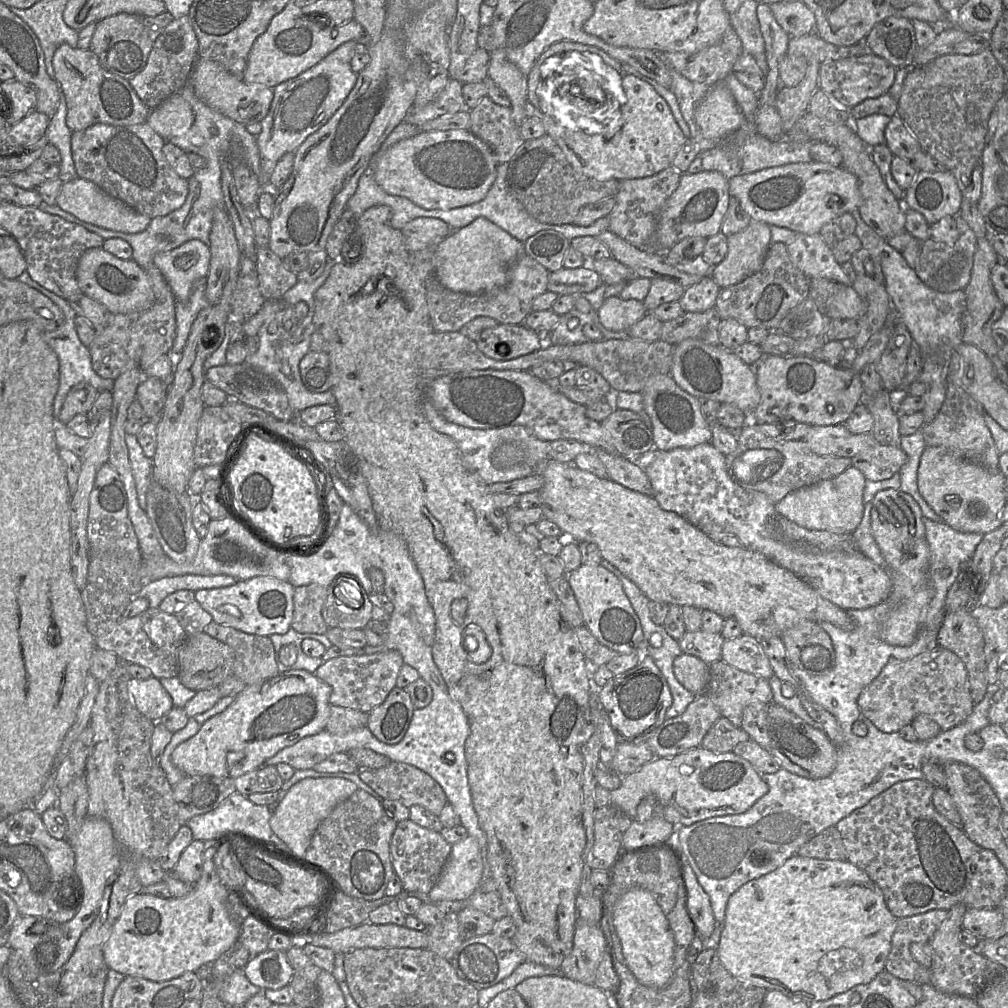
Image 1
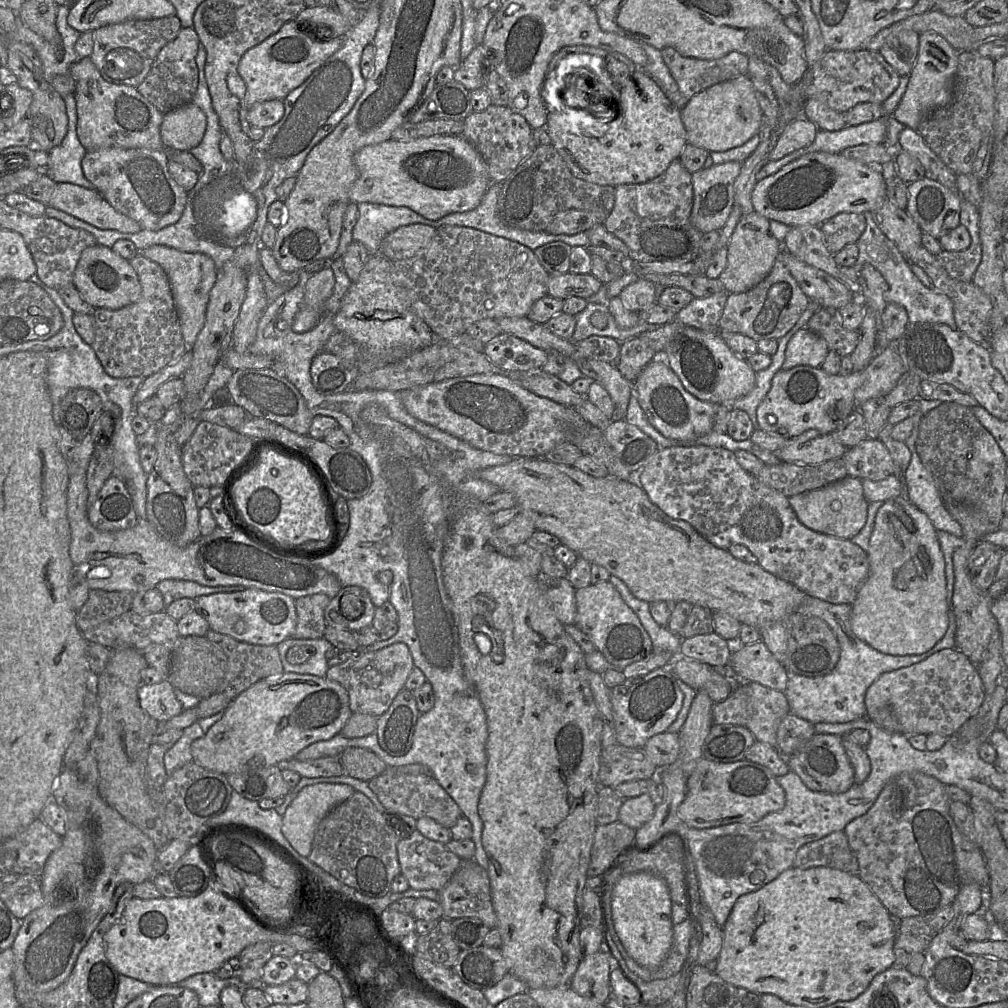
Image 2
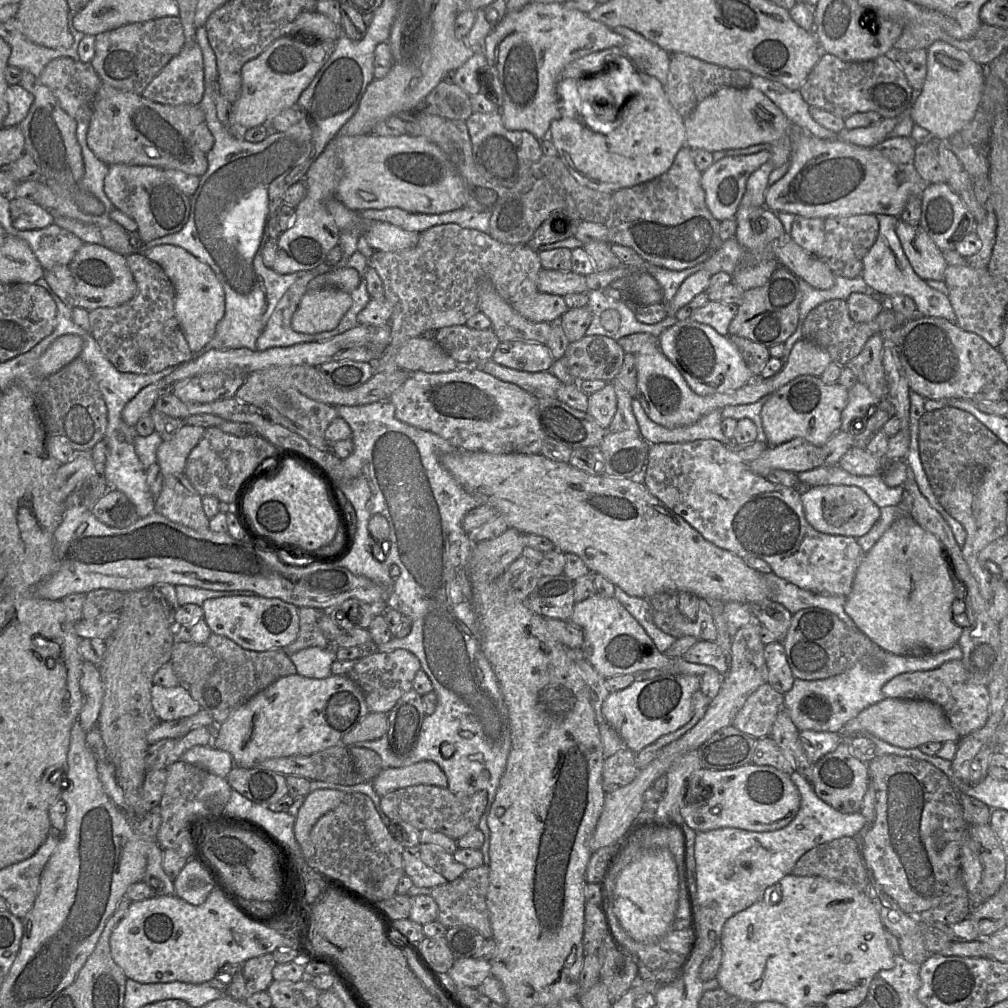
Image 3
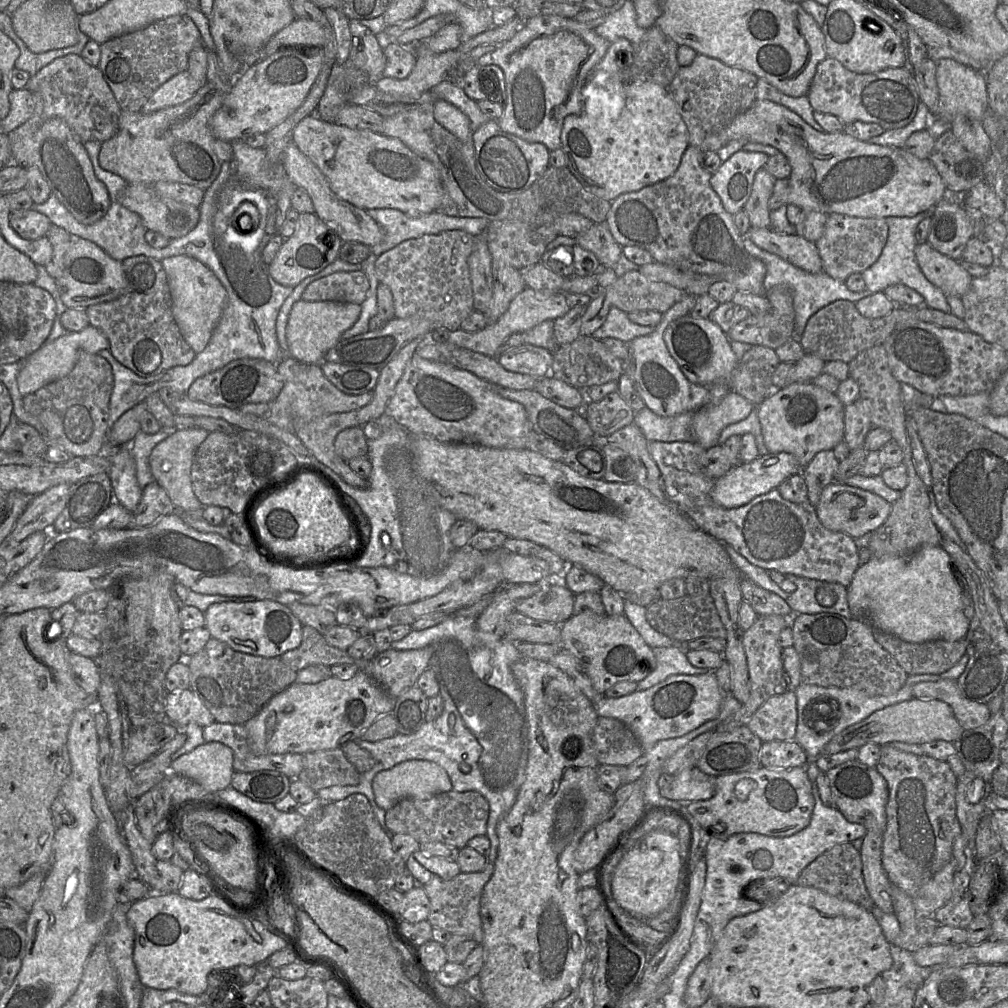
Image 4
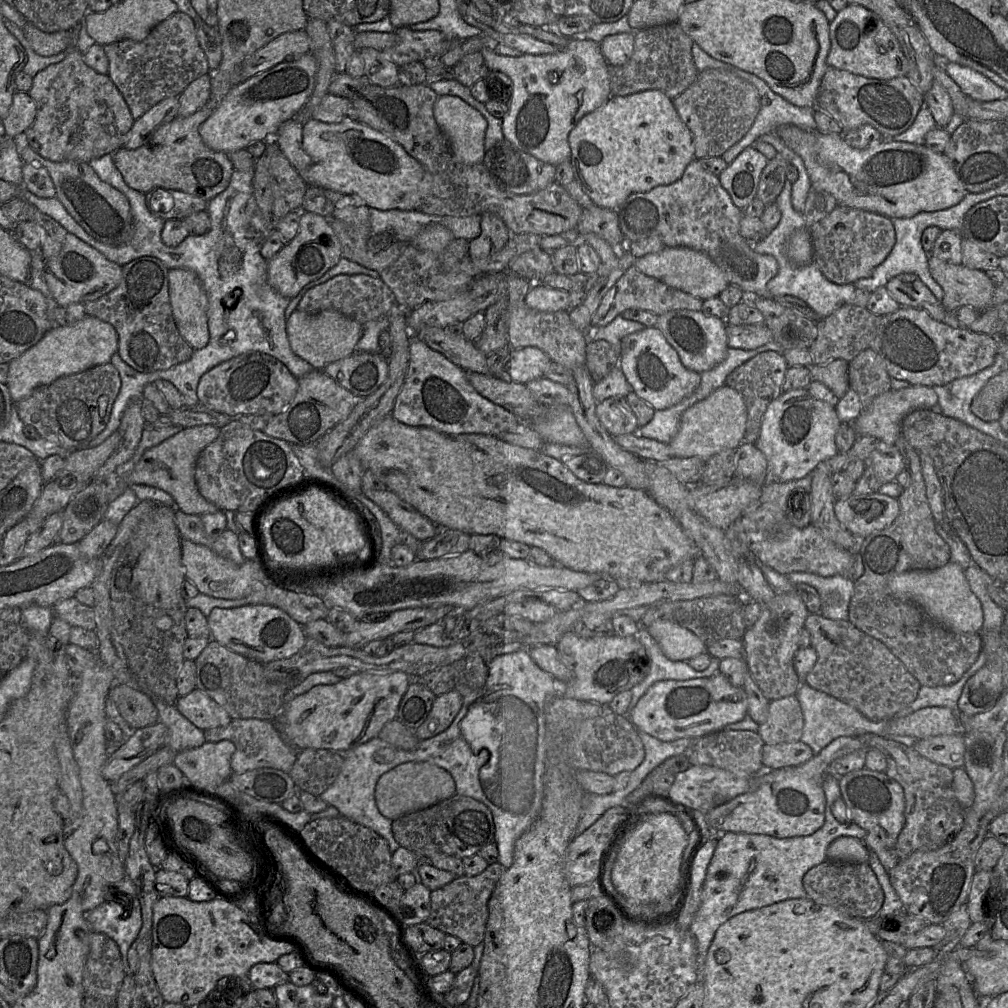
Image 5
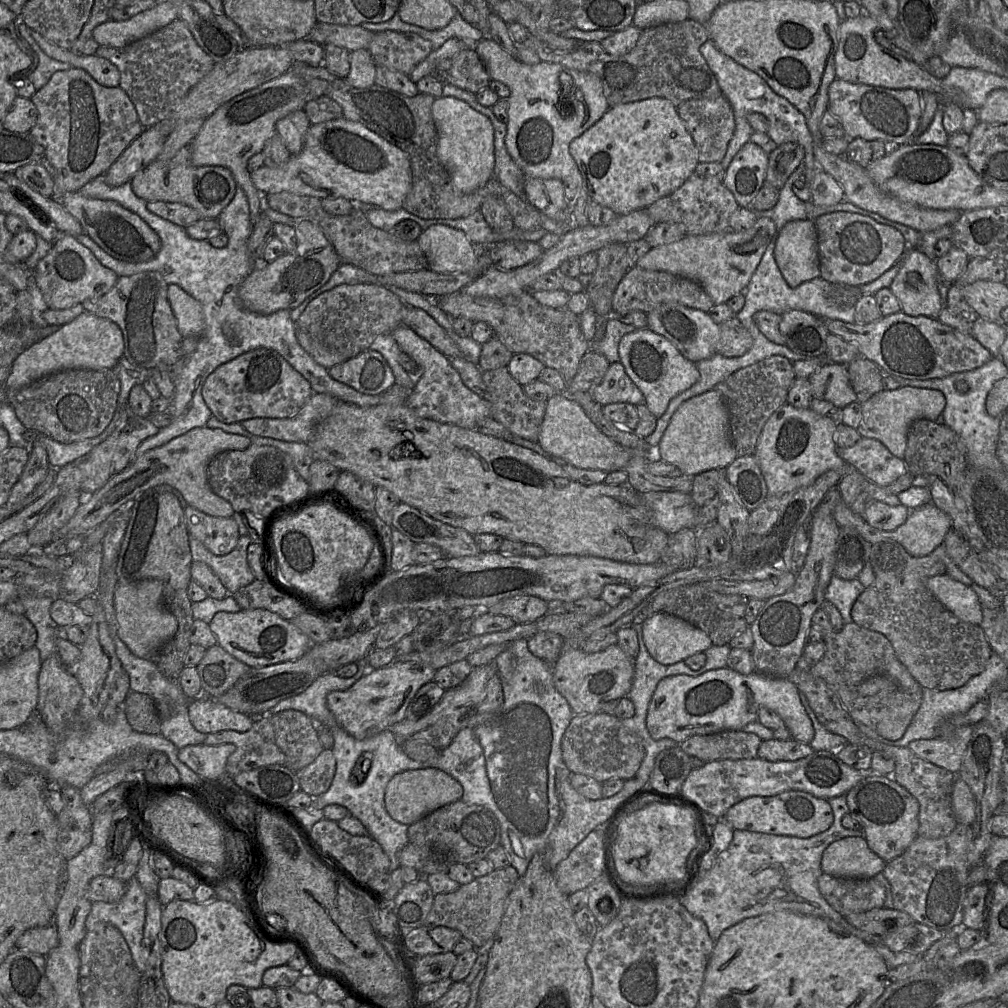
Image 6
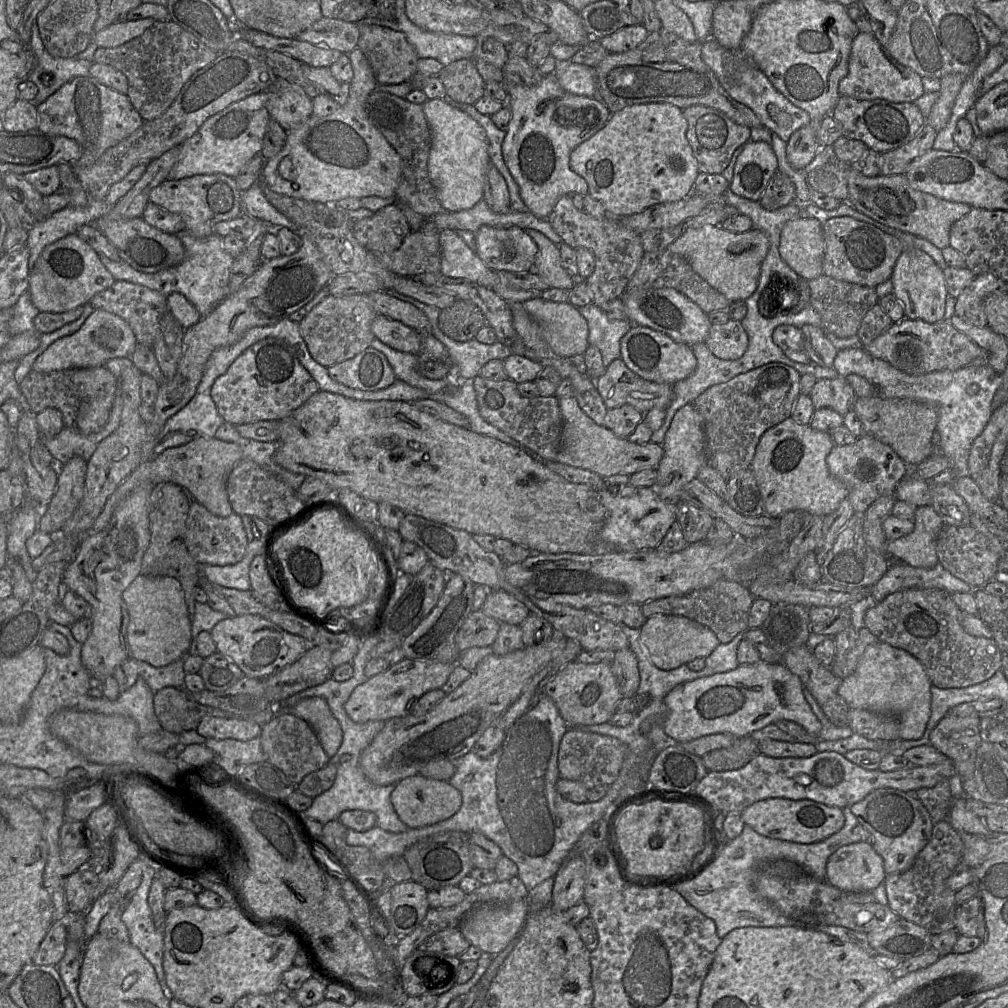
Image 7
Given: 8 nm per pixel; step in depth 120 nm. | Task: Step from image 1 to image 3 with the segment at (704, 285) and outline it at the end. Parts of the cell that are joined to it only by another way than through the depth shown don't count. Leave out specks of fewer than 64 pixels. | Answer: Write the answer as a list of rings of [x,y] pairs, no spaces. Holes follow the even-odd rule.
[[[709,300],[704,306],[694,310],[690,319],[711,326],[720,335],[730,336],[728,328],[737,311],[737,304]]]

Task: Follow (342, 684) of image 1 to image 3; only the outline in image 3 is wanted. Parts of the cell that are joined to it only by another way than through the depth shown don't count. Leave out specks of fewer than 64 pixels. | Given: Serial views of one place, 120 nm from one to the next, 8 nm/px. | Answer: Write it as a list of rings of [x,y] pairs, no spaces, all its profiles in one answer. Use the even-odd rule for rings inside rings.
[[[406,649],[377,651],[358,660],[347,676],[362,691],[370,712],[388,713],[405,693],[412,689],[413,679],[421,669],[419,659]]]

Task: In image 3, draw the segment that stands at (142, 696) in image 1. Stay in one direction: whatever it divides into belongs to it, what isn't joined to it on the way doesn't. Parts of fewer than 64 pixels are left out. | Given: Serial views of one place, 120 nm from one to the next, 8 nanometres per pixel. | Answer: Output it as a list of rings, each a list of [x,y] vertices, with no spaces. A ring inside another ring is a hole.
[[[154,684],[151,688],[151,702],[160,721],[185,719],[202,709],[183,684],[174,687]]]

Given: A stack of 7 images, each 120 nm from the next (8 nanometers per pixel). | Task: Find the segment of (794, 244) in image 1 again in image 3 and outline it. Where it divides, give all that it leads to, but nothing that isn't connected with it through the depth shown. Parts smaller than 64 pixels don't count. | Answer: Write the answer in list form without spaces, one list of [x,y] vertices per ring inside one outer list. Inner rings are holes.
[[[796,216],[789,237],[807,252],[821,257],[825,238],[824,225],[825,220],[821,218]]]

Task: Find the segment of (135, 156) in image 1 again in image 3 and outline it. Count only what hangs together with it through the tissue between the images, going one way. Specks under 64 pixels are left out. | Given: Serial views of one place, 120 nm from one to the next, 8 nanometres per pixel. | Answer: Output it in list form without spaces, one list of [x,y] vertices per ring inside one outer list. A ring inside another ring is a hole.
[[[110,165],[104,191],[115,208],[136,222],[137,231],[146,243],[179,232],[189,219],[189,197],[166,178],[164,170],[154,166]]]

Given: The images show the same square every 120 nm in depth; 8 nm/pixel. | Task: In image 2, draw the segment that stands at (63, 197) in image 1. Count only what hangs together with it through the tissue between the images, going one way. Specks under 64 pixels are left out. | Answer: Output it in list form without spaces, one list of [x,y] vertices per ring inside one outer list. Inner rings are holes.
[[[58,183],[47,206],[103,230],[137,233],[142,229],[138,222],[118,212],[96,189]]]

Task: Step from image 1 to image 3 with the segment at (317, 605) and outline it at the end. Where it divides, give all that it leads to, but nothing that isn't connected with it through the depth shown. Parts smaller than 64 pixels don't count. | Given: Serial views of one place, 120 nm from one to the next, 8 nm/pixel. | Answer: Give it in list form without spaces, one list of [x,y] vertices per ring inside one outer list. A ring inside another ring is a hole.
[[[311,607],[298,608],[299,633],[294,642],[284,647],[284,652],[290,656],[300,650],[319,647],[328,648],[330,643],[318,627],[318,621],[324,614],[323,610]]]

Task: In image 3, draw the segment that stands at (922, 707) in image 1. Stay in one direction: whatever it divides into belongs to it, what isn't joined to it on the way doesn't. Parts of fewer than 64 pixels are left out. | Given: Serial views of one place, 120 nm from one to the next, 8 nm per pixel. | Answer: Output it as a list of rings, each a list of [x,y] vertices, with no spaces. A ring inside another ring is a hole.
[[[962,660],[947,661],[933,670],[897,675],[882,687],[882,693],[886,699],[925,700],[938,704],[961,737],[982,728],[991,715],[987,687],[969,681]]]

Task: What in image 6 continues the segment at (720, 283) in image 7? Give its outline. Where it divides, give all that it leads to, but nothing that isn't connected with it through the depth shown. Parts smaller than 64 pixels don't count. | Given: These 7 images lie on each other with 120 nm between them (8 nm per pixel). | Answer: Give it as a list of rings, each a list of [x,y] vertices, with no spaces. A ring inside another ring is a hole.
[[[759,217],[754,226],[745,231],[687,235],[673,243],[651,248],[635,266],[669,272],[697,282],[715,305],[726,304],[730,298],[745,291],[775,232],[775,223],[770,218]]]

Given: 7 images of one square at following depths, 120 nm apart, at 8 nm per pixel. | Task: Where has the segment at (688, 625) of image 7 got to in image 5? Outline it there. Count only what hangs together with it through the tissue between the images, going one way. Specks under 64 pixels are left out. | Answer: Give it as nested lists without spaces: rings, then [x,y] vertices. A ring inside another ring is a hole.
[[[657,620],[647,631],[672,661],[688,661],[706,652],[707,645],[697,635],[671,621]]]

